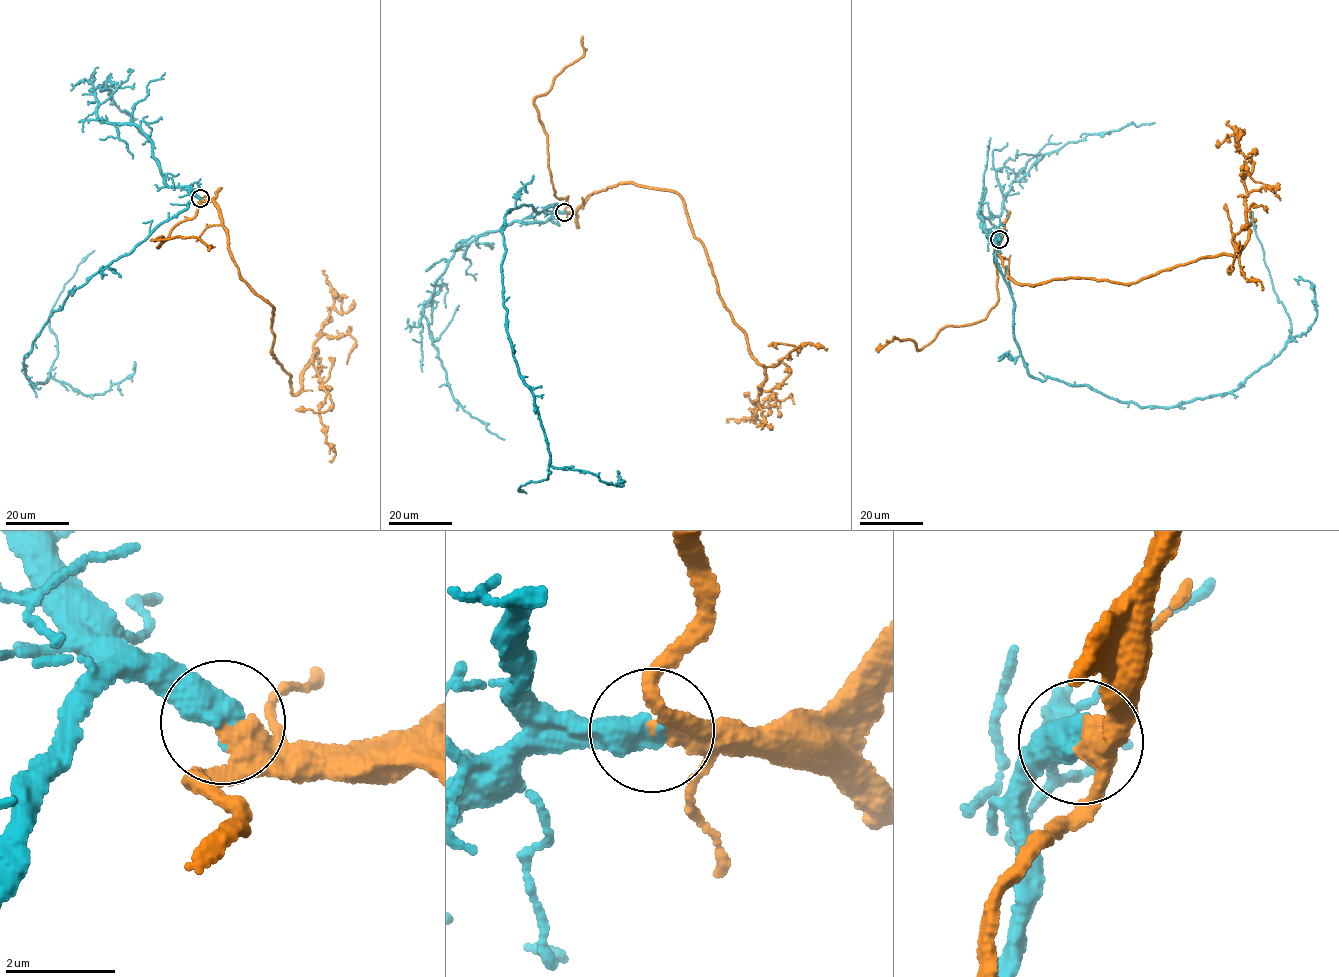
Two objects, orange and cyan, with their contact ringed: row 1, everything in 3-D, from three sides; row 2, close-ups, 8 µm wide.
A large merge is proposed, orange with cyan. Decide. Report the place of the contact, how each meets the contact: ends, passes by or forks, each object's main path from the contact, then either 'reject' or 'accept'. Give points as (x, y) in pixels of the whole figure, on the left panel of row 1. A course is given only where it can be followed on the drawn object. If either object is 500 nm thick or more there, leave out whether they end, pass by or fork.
(200, 198) | orange via (200, 198), (273, 307), (271, 354), (291, 391), (312, 364), (329, 388), (329, 461) | cyan via (200, 198), (69, 291), (22, 363), (31, 386), (47, 381), (57, 357), (51, 309), (94, 250) | accept

